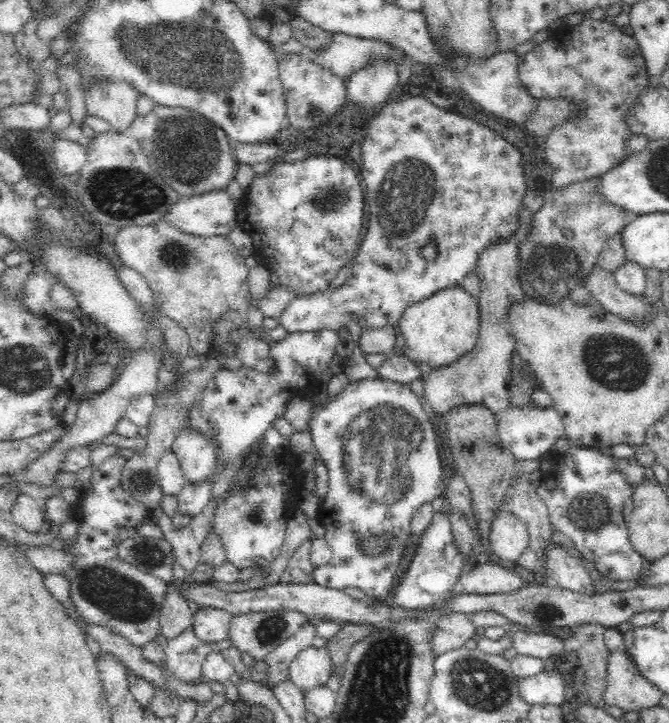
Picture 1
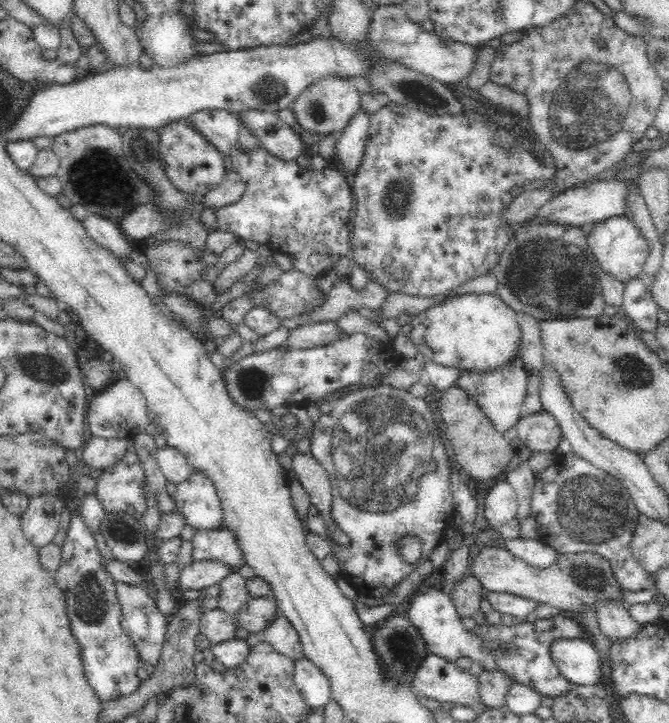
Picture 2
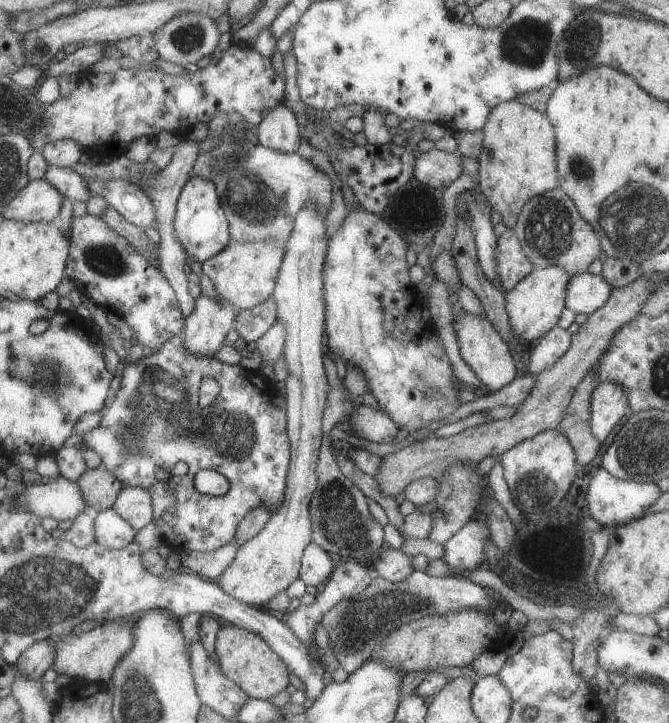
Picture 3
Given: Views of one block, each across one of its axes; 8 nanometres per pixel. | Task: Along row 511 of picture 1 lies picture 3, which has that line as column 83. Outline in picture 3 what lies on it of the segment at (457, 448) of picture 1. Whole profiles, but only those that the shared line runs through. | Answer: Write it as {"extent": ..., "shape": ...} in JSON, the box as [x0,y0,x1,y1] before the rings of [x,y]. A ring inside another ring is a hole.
{"extent":[77,466,122,511],"shape":[[[104,466],[87,469],[77,480],[86,505],[101,511],[114,506],[122,488],[122,482],[116,480]]]}

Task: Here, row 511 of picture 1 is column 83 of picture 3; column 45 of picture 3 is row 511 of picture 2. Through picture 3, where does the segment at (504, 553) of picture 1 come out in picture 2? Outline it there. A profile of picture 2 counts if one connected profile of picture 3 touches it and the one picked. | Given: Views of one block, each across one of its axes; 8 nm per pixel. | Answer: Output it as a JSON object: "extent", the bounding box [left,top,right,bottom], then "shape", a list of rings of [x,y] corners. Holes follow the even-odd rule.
{"extent":[484,481,517,530],"shape":[[[496,481],[485,498],[484,515],[488,525],[495,530],[516,517],[517,495],[506,481]]]}

